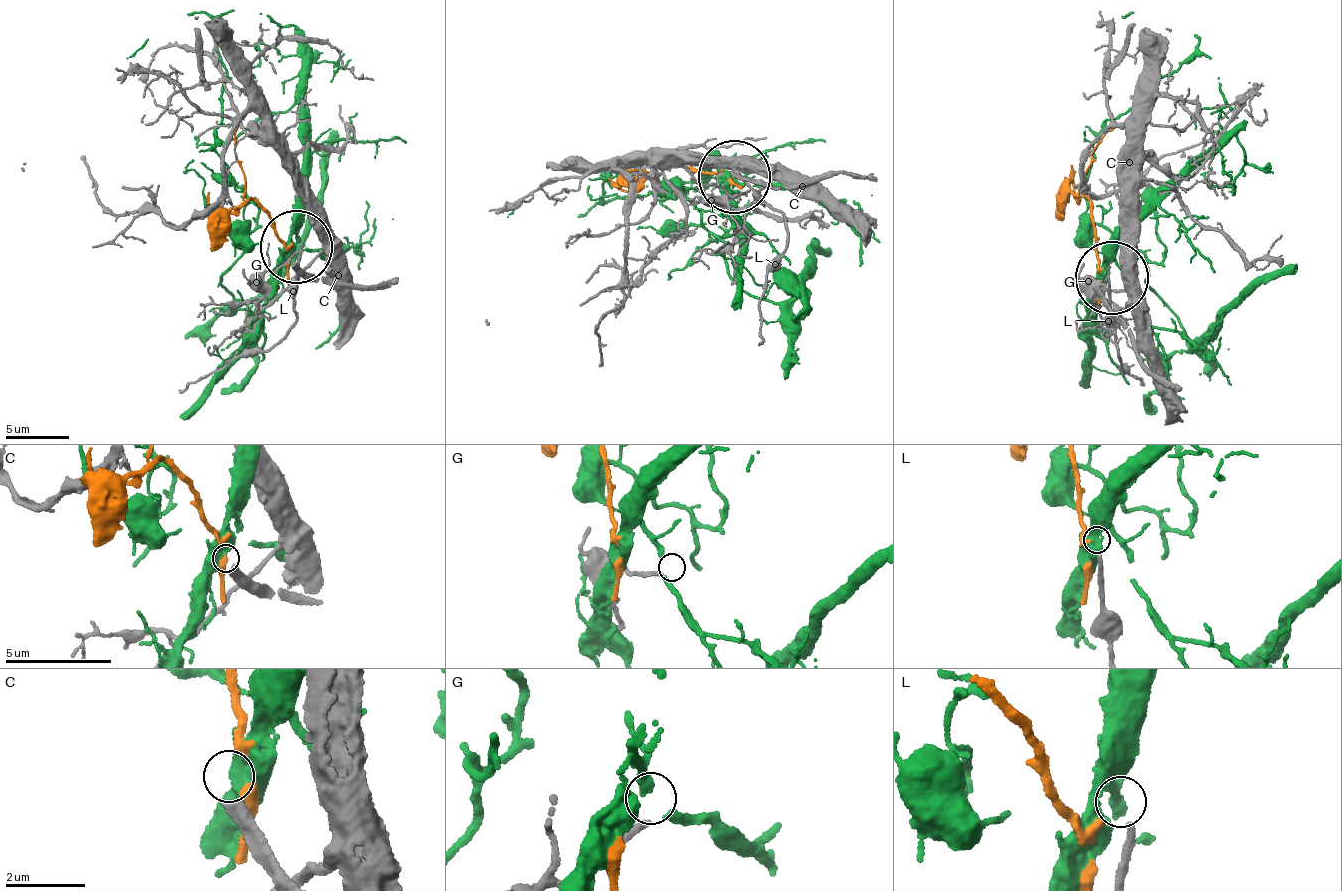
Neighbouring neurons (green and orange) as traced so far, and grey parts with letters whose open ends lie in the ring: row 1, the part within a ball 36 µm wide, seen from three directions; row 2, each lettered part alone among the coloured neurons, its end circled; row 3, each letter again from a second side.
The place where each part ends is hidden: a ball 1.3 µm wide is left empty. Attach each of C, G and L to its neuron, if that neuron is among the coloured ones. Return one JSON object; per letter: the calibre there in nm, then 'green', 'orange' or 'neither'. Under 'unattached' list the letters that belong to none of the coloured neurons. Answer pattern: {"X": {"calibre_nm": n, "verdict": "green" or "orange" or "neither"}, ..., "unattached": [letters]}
{"C": {"calibre_nm": 360, "verdict": "neither"}, "G": {"calibre_nm": 180, "verdict": "neither"}, "L": {"calibre_nm": 180, "verdict": "neither"}, "unattached": ["C", "G", "L"]}

